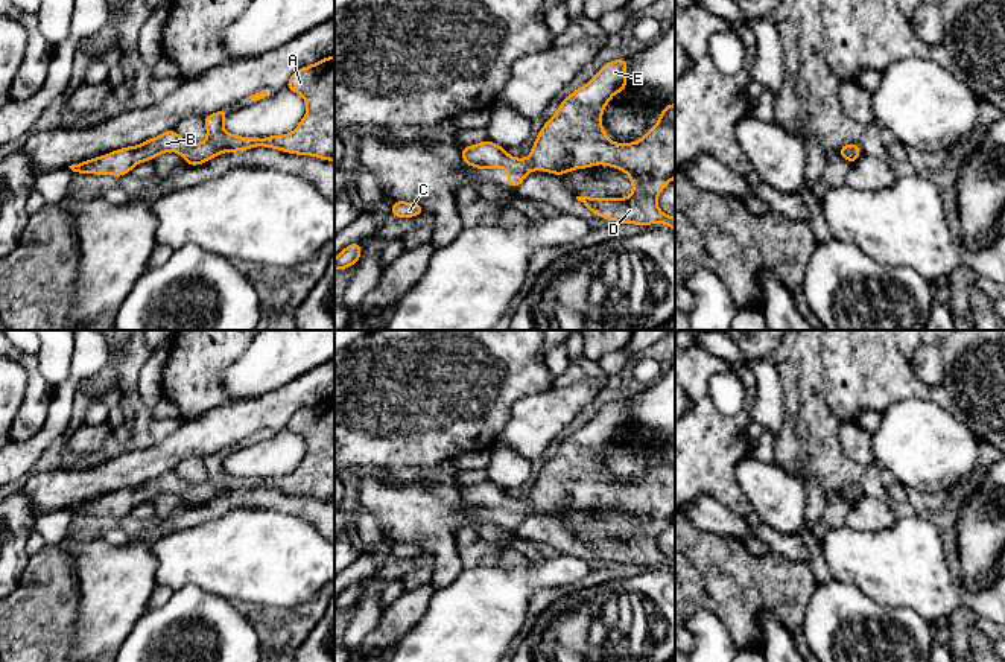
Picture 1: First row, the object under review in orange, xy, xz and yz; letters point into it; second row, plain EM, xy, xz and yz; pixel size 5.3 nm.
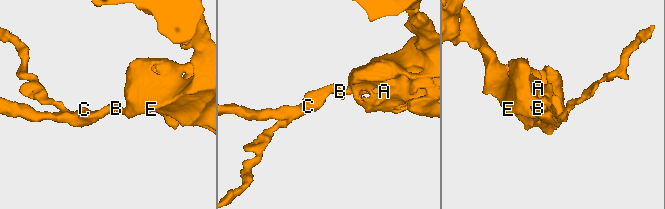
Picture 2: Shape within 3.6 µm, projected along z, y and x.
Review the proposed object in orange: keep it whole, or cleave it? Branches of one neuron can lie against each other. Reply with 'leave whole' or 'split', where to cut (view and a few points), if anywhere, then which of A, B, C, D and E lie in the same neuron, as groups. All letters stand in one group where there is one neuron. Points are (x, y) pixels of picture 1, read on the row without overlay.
leave whole; cut none; groups A B C D E

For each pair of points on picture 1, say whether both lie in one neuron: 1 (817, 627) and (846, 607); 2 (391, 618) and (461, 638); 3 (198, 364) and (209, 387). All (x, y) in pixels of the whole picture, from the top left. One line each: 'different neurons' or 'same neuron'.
1: same neuron
2: different neurons
3: same neuron

